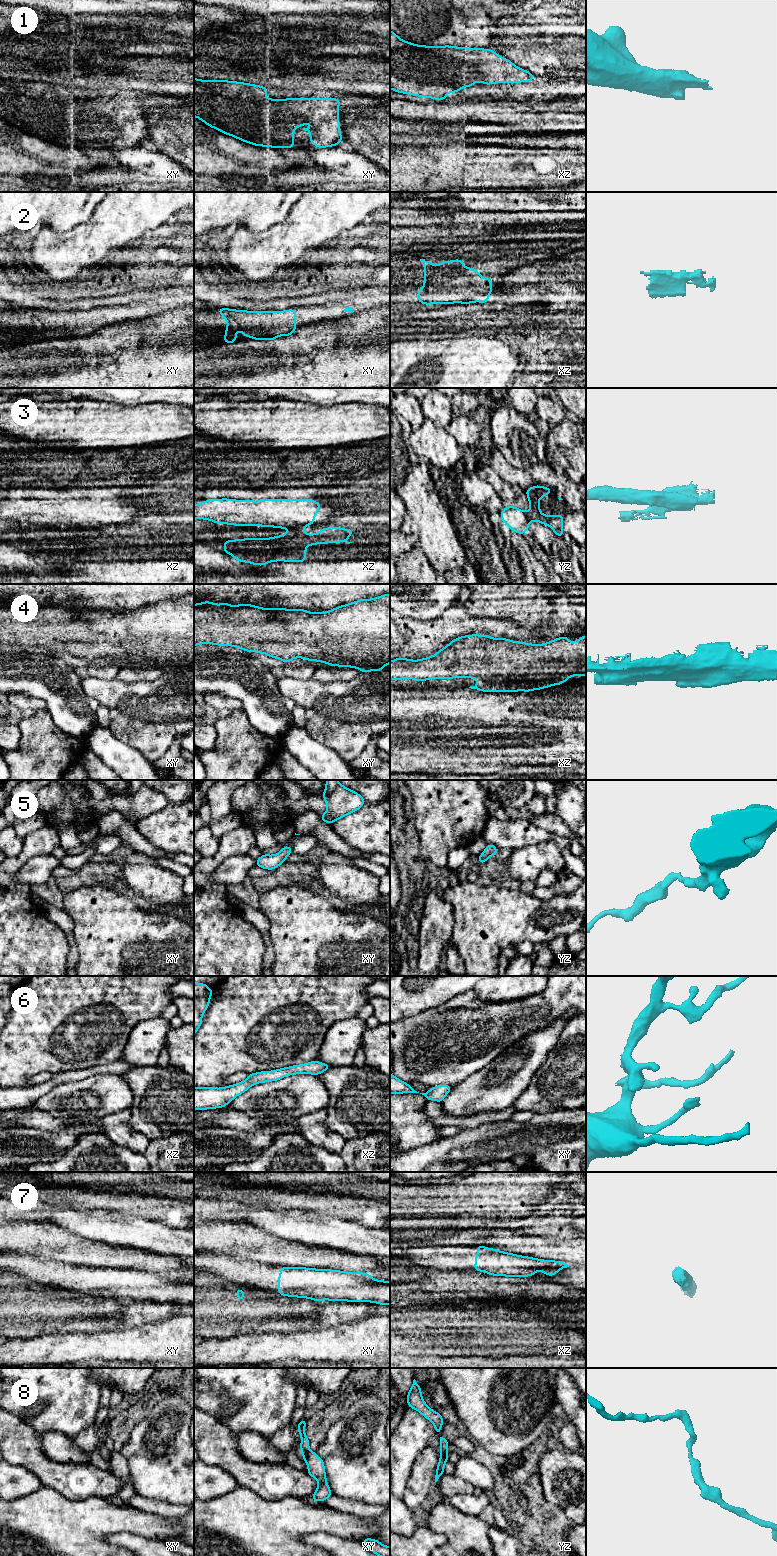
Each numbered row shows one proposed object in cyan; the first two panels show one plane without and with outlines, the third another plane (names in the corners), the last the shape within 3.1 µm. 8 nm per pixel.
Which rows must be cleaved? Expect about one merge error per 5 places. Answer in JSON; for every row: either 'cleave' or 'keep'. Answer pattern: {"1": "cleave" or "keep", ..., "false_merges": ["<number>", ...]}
{"1": "keep", "2": "keep", "3": "cleave", "4": "keep", "5": "keep", "6": "keep", "7": "keep", "8": "keep", "false_merges": ["3"]}

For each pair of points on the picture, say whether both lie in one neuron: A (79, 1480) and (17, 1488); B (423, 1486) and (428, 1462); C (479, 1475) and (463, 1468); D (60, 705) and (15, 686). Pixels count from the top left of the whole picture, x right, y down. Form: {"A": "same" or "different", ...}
{"A": "different", "B": "same", "C": "same", "D": "same"}

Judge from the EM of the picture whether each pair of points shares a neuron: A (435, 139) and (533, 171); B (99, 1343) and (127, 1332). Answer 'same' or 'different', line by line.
A: different
B: same

